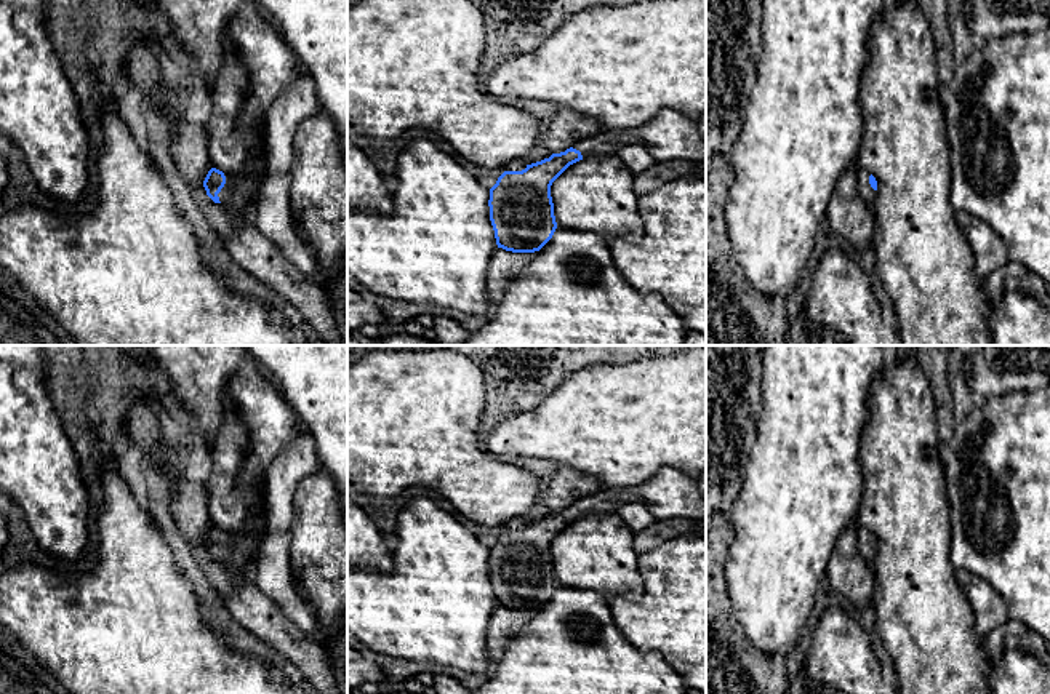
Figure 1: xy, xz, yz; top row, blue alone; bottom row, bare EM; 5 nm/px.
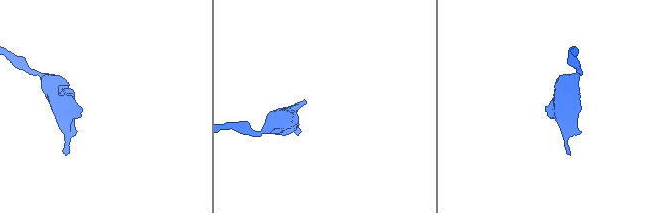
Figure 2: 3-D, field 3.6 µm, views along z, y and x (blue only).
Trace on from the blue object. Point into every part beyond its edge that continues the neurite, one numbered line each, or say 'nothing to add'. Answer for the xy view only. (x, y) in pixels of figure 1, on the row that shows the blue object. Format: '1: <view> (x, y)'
1: xy (240, 192)

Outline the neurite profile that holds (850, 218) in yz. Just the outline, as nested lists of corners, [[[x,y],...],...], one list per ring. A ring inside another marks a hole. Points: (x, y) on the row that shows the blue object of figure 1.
[[[852,163],[840,176],[829,198],[826,227],[842,238],[852,251],[874,245],[876,209],[858,192],[860,165]]]

